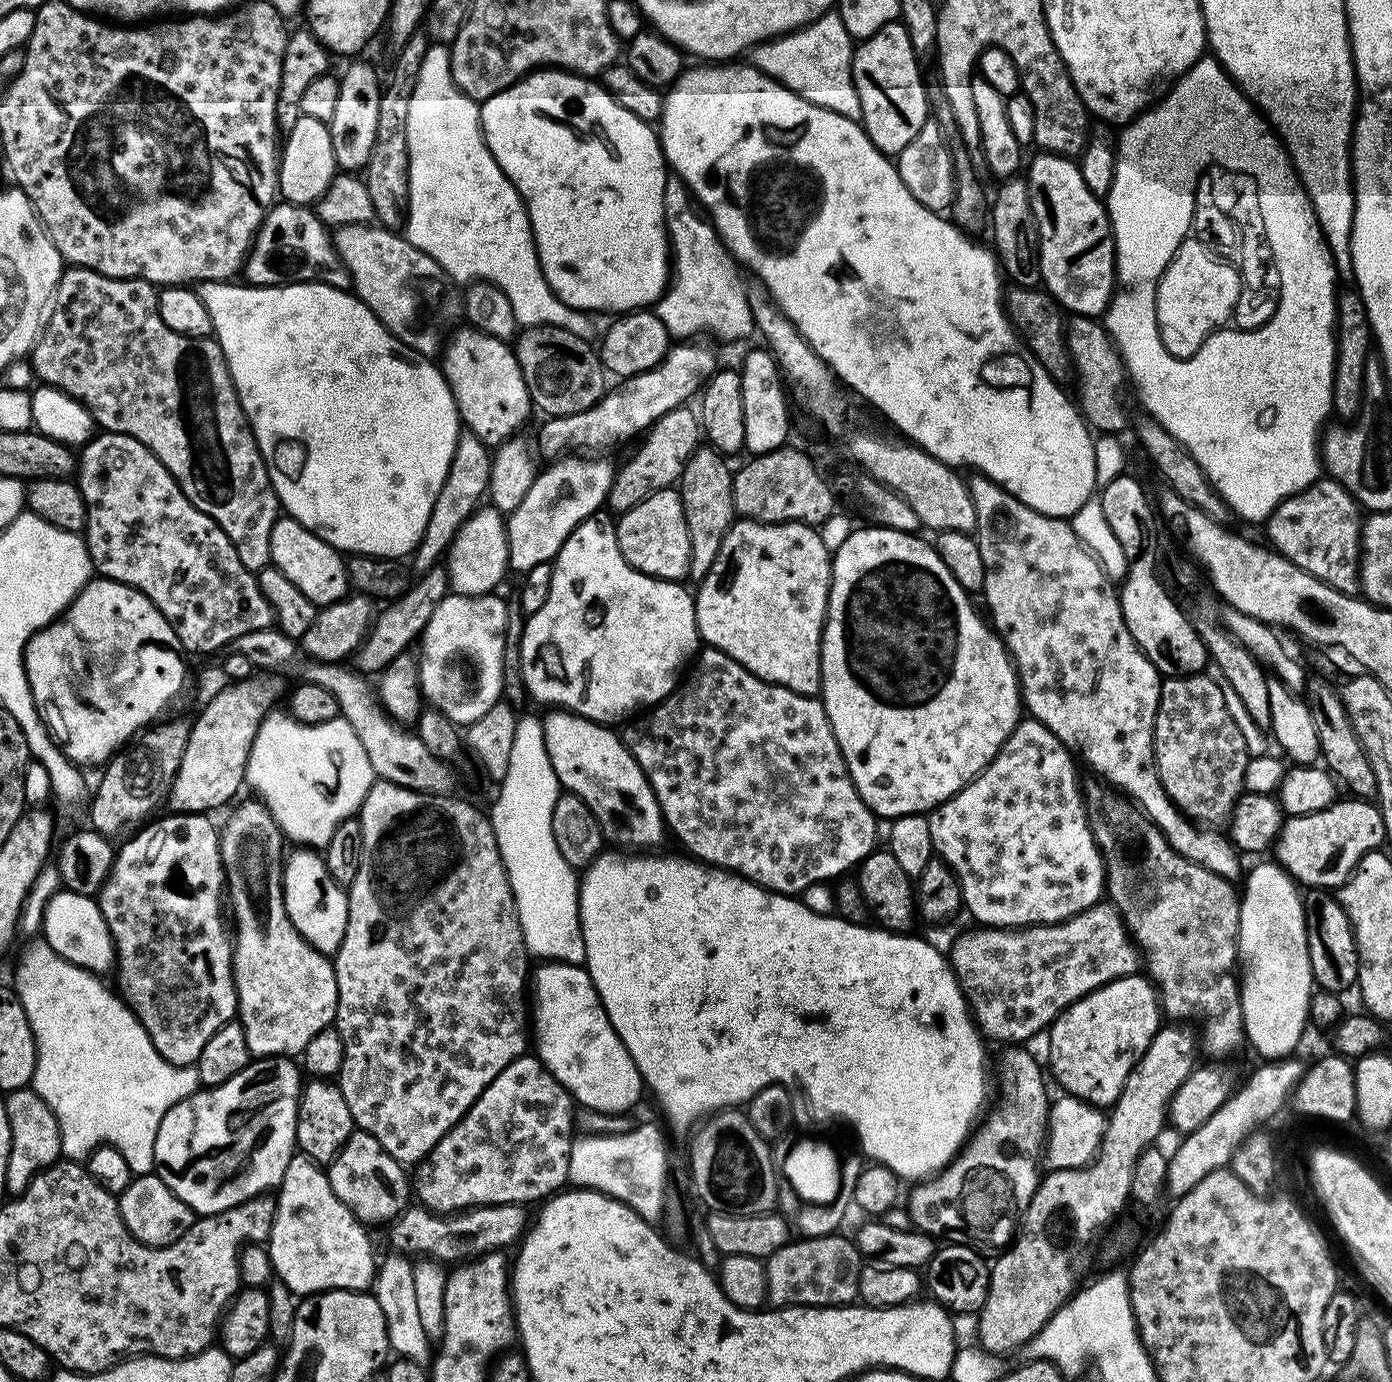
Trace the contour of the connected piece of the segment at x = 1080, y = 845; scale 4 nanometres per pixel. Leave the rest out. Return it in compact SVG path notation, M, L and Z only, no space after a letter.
M1031 718L1021 719L1010 734L1010 738L1006 738L1006 742L1000 747L1000 753L980 771L979 776L969 782L961 792L956 793L951 800L927 813L933 853L951 866L956 881L960 884L961 901L965 909L968 908L977 919L977 923L987 927L1031 927L1034 924L1056 924L1077 916L1080 912L1085 912L1090 906L1099 903L1105 895L1104 857L1092 833L1086 796L1082 788L1080 792L1080 784L1076 781L1076 764L1072 761L1072 756L1070 749L1058 737L1050 734L1050 730L1042 726L1042 722Z

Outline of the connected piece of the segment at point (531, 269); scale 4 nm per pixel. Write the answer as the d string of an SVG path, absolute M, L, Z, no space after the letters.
M432 46L428 49L428 57L422 62L422 70L418 74L418 82L414 86L414 94L410 96L410 118L406 122L406 134L408 135L408 219L402 229L403 235L422 254L430 254L438 266L457 285L467 286L473 282L483 282L498 286L506 298L510 298L510 306L514 306L517 325L537 328L539 324L559 321L562 311L565 311L566 305L559 300L550 290L546 278L542 274L540 259L536 253L536 243L532 237L532 227L528 211L524 209L524 199L518 194L518 190L506 178L506 174L498 166L494 154L490 154L488 143L484 140L484 131L480 128L480 104L467 96L458 85L452 80L452 71L450 70L449 49L444 46Z

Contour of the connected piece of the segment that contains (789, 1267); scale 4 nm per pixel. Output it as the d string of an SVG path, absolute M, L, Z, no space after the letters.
M840 1235L793 1239L768 1257L764 1261L768 1304L776 1308L838 1308L851 1305L860 1294L862 1257L855 1243L849 1237L847 1240Z

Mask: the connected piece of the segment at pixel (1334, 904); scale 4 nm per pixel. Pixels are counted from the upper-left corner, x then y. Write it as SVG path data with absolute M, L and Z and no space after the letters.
M1310 888L1303 893L1303 904L1308 924L1310 970L1313 981L1323 991L1344 994L1360 979L1360 959L1356 935L1346 910L1339 899L1327 888Z

